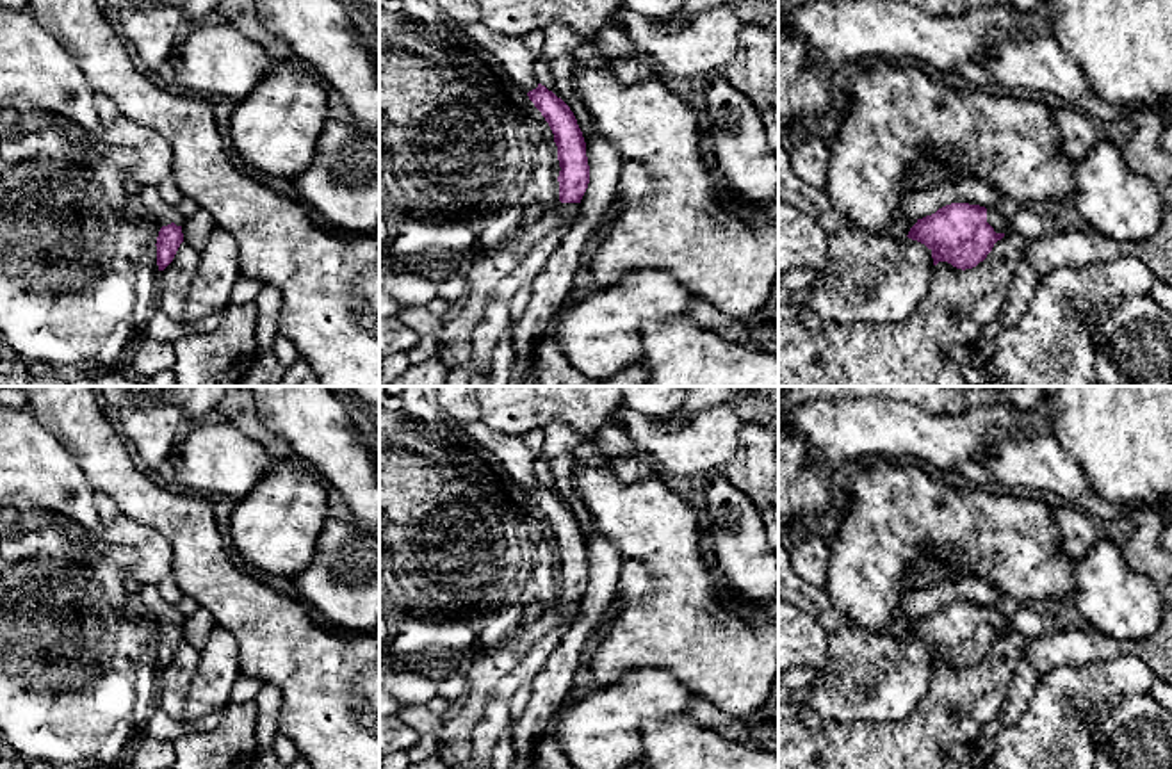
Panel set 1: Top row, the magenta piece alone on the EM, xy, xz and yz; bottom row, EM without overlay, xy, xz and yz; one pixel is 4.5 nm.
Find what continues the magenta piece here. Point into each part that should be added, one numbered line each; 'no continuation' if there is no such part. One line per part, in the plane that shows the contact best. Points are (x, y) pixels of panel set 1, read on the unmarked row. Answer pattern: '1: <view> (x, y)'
1: yz (998, 620)

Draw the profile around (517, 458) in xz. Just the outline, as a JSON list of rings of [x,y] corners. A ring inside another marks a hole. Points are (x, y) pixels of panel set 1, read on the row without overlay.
[[[479,418],[456,424],[456,427],[488,449],[525,491],[538,486],[534,470],[538,456],[524,443],[522,436],[504,436]]]

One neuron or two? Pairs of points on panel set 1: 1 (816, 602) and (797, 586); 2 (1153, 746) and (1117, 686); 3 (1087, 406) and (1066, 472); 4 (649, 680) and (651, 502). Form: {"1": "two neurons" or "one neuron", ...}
{"1": "one neuron", "2": "two neurons", "3": "two neurons", "4": "two neurons"}

